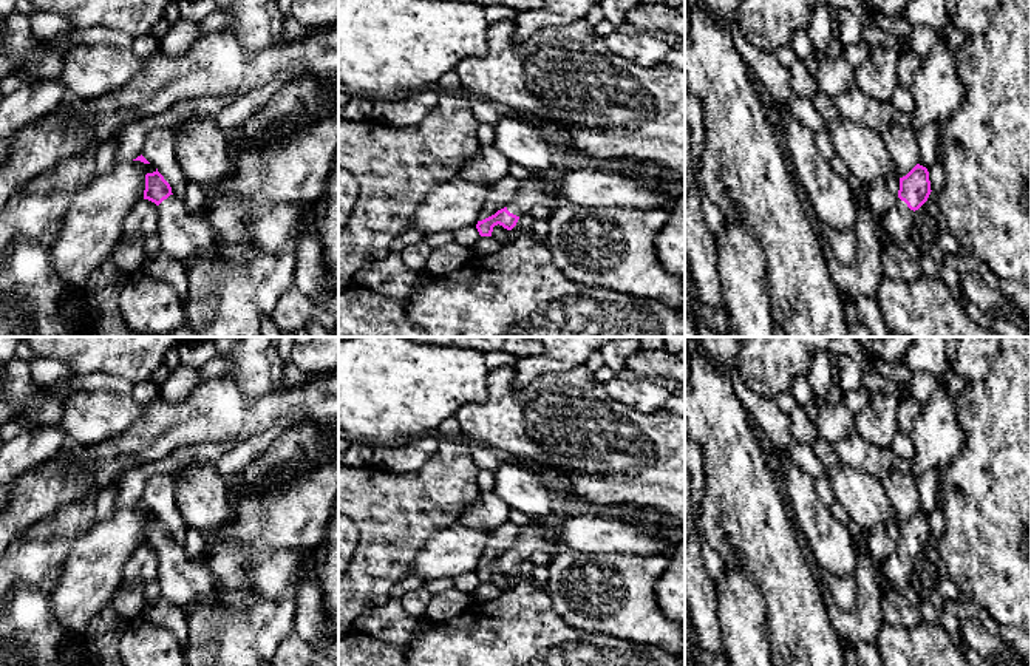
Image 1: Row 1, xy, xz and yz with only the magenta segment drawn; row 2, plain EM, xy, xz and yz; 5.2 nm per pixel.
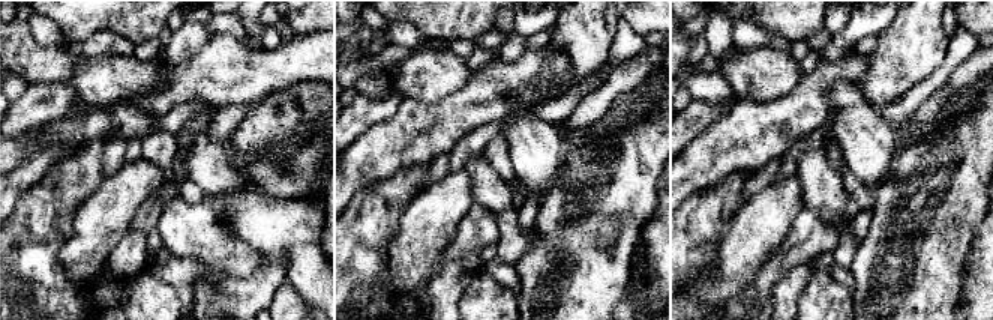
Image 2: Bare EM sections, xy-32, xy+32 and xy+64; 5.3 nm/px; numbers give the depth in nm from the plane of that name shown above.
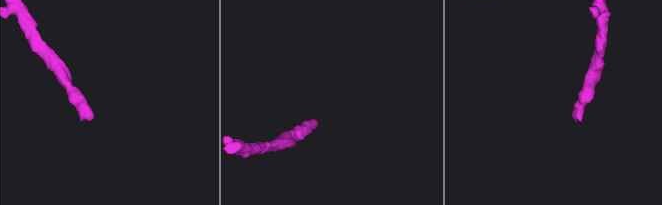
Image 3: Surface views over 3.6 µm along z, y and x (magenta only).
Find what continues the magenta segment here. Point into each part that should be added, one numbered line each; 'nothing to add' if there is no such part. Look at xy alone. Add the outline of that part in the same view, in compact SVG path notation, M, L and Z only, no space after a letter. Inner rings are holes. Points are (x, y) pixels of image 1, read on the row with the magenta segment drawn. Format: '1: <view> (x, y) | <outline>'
1: xy (183, 234) | M170 195L158 206L158 238L161 250L176 260L196 253L219 258L226 247L210 223L209 202L189 210L184 199Z

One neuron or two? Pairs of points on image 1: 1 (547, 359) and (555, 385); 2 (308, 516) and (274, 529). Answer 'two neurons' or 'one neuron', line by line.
1: two neurons
2: one neuron

